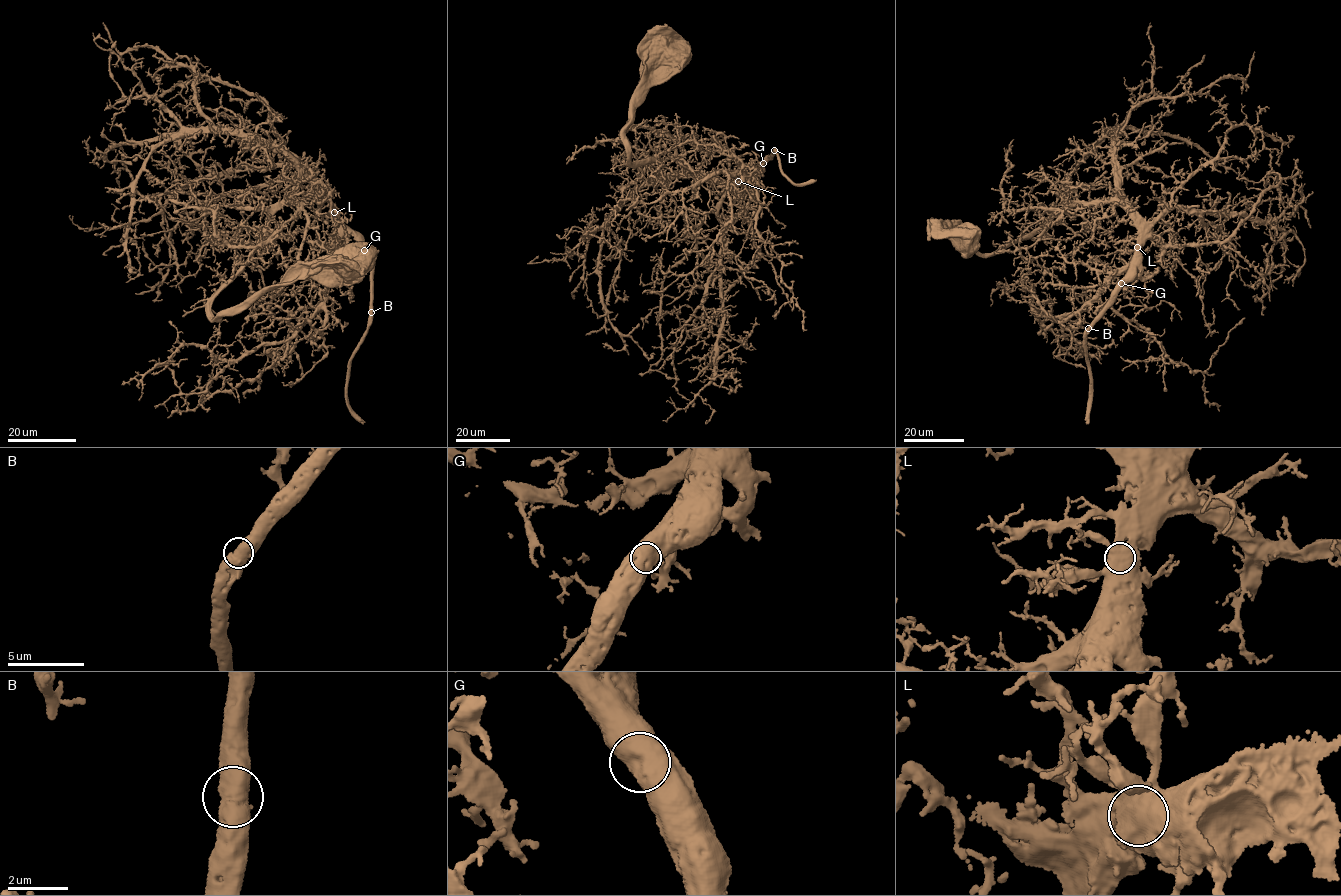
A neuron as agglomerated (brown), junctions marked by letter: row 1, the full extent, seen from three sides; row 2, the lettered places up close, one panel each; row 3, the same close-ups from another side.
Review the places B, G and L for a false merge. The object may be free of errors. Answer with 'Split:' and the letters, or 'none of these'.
Split: none of these

